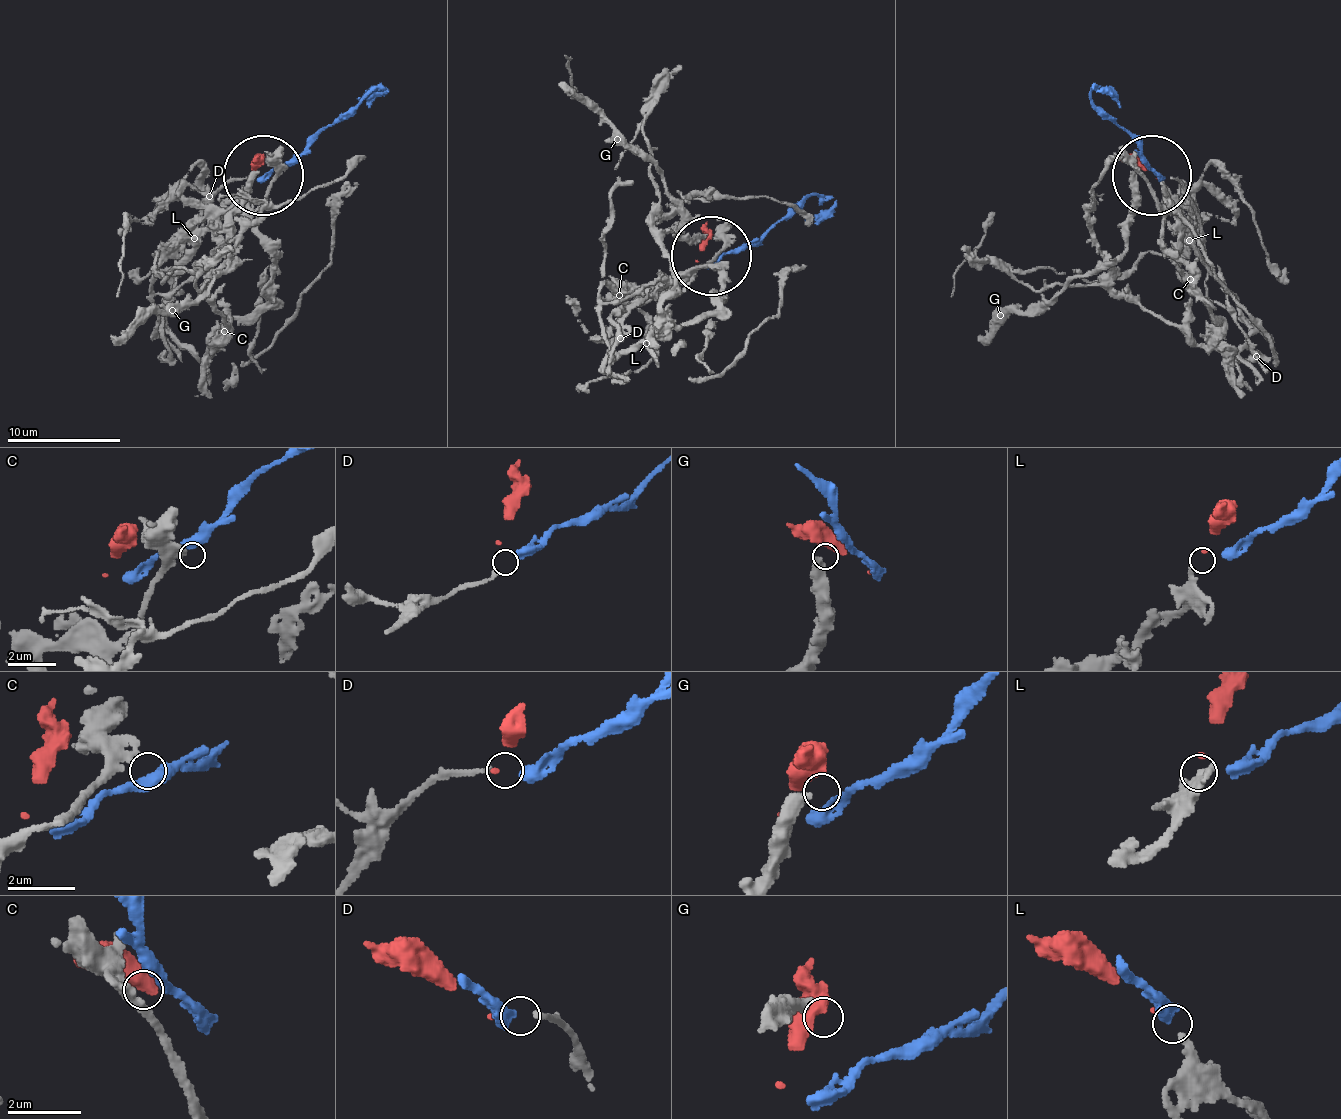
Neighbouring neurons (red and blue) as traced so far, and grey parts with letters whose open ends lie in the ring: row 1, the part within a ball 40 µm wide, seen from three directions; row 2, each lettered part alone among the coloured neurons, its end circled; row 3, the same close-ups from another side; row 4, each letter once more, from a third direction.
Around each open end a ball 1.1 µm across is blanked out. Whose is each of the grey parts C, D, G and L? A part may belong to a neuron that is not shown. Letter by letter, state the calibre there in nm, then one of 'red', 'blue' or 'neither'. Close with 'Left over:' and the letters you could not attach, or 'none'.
C: 300 nm | neither
D: 140 nm | blue
G: 420 nm | neither
L: 280 nm | red
Left over: C, G

